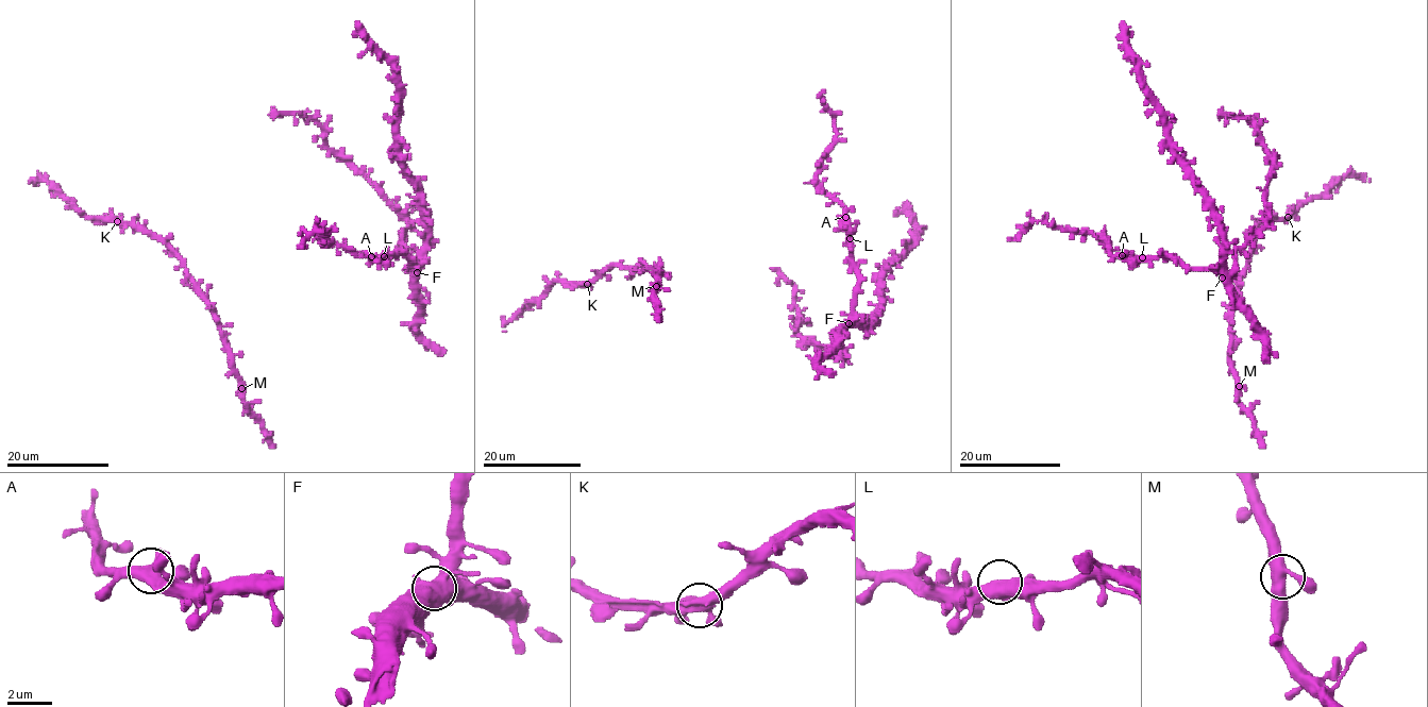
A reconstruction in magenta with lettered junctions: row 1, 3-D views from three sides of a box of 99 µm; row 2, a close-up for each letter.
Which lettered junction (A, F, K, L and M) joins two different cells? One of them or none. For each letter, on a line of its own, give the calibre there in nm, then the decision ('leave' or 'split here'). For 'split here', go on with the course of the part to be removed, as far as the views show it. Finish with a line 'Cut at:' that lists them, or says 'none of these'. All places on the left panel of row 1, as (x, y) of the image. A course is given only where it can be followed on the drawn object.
A: calibre 420 nm; leave
F: calibre 460 nm; leave
K: calibre 440 nm; leave
L: calibre 460 nm; leave
M: calibre 480 nm; leave
Cut at: none of these

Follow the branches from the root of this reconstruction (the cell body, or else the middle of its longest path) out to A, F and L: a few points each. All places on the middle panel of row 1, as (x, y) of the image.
A: (799, 321), (804, 339), (841, 357), (838, 335), (852, 315), (858, 281), (845, 217)
F: (799, 321), (795, 327), (804, 339), (826, 347), (841, 357), (844, 351), (838, 335), (849, 323)
L: (799, 321), (804, 339), (841, 357), (838, 335), (852, 315), (858, 281), (850, 238)

